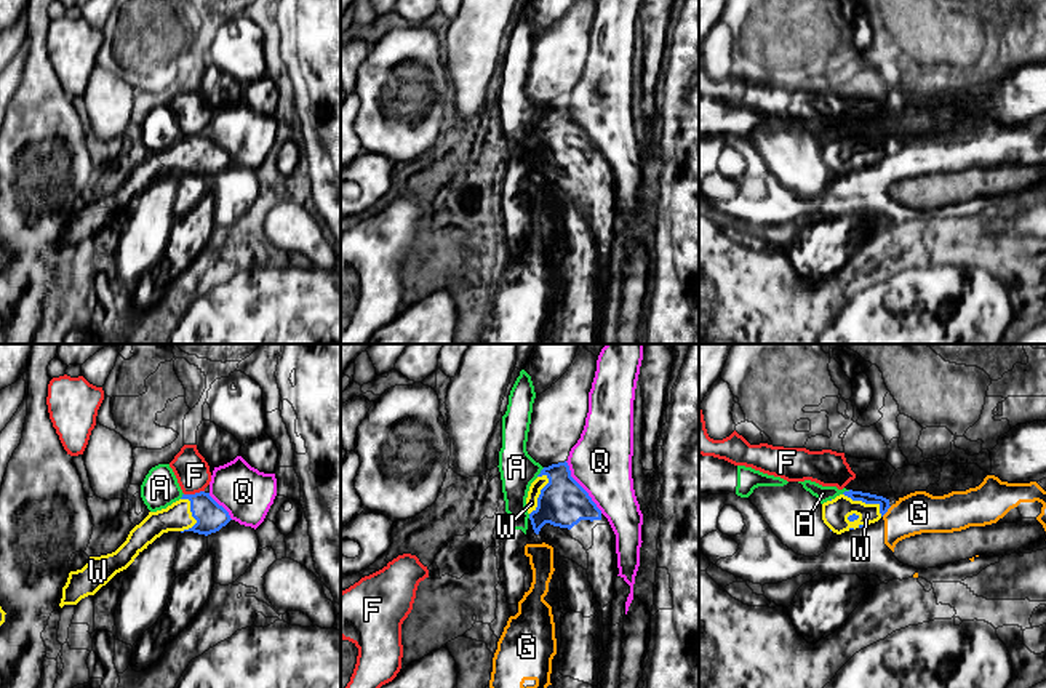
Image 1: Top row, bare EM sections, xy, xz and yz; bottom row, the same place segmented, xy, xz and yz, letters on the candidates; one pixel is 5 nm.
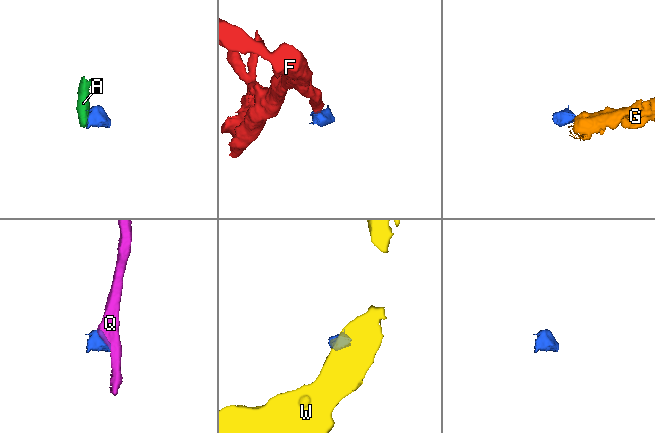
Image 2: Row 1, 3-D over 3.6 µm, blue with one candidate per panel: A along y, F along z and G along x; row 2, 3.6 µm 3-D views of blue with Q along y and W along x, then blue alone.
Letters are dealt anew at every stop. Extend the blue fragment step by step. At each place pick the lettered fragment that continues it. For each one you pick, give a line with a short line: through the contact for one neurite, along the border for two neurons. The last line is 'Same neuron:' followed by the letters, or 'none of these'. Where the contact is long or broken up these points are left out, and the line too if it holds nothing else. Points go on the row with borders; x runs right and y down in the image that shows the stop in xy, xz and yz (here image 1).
W: Line: xz (563, 503), (554, 496), (539, 495), (534, 490)
Same neuron: W

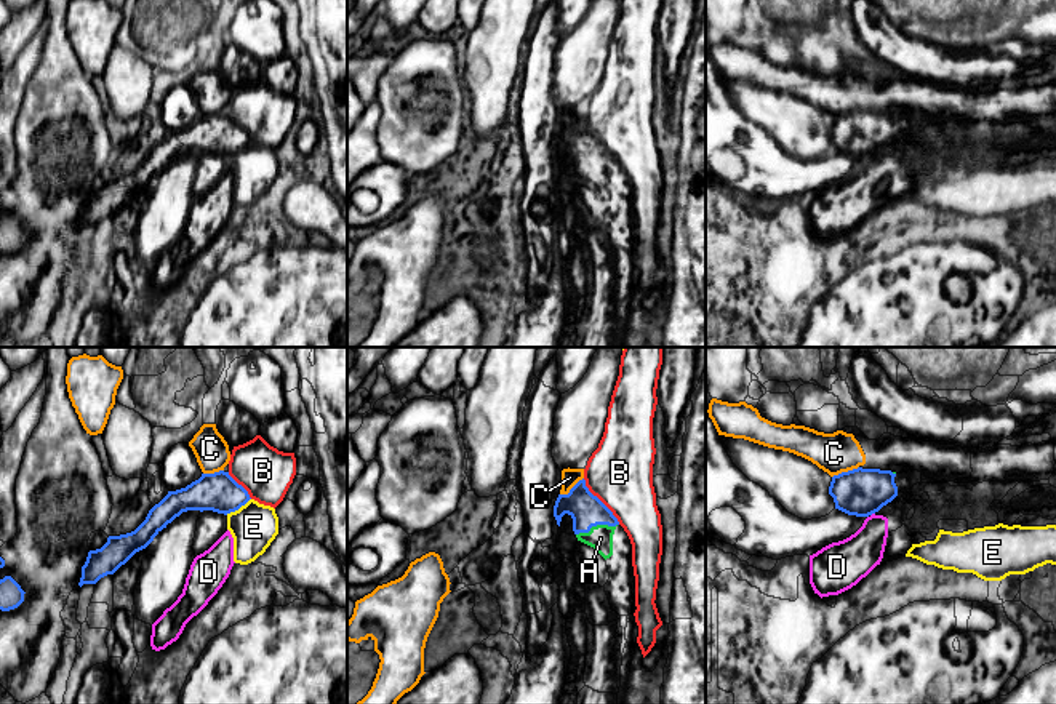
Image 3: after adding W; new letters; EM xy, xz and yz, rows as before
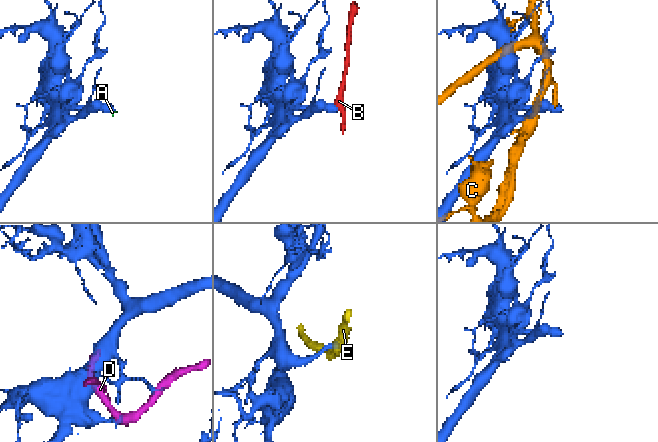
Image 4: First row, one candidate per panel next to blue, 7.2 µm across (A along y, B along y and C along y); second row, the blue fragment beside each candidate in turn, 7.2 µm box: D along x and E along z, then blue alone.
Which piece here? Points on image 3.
Same neuron: A

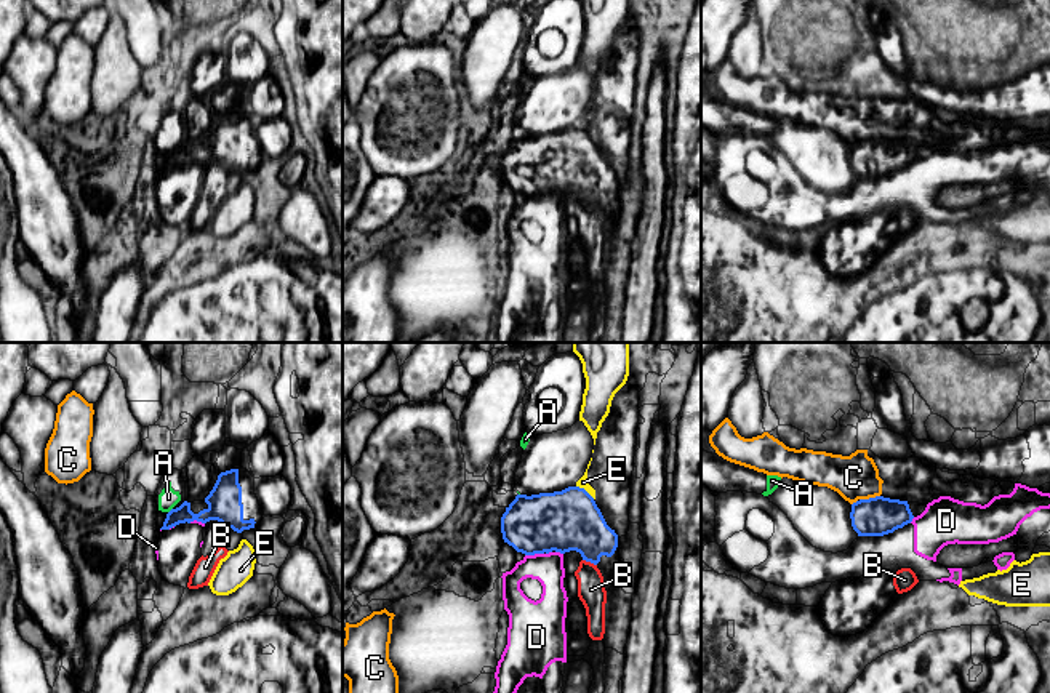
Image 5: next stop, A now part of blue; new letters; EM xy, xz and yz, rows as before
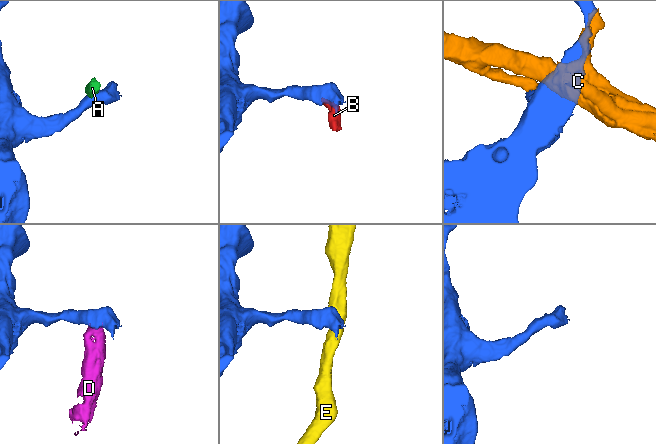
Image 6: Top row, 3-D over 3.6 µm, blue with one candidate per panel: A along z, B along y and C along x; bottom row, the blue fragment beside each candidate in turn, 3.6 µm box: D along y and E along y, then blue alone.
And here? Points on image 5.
Same neuron: none of these

